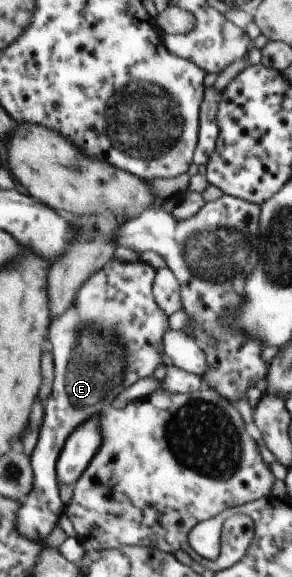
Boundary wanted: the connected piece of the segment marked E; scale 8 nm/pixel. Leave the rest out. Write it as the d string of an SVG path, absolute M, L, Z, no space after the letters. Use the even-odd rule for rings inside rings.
M112 259L85 282L67 314L53 320L49 340L53 344L55 382L45 401L37 446L30 456L35 472L34 489L21 500L18 515L20 532L28 538L44 541L63 514L57 468L68 437L77 426L110 407L123 390L141 378L153 376L163 364L161 340L169 324L167 314L155 302L154 282L155 270L149 263ZM57 362L61 362L61 378L57 378Z

